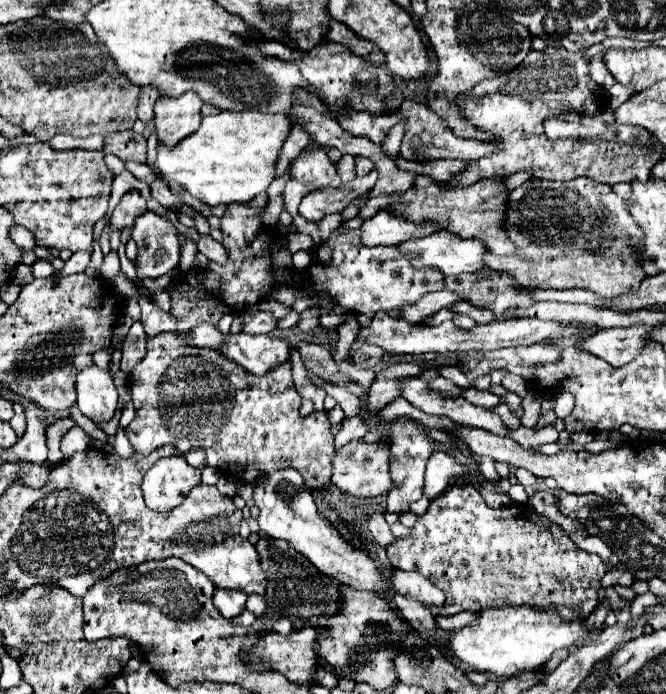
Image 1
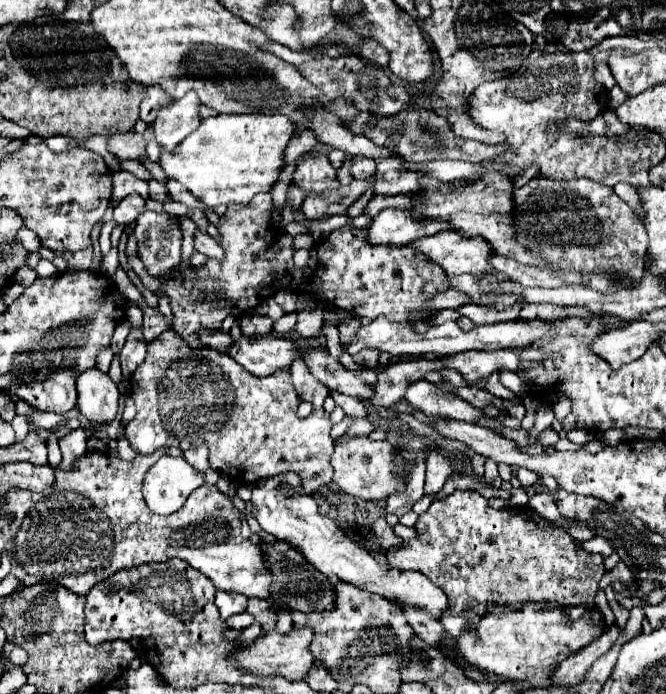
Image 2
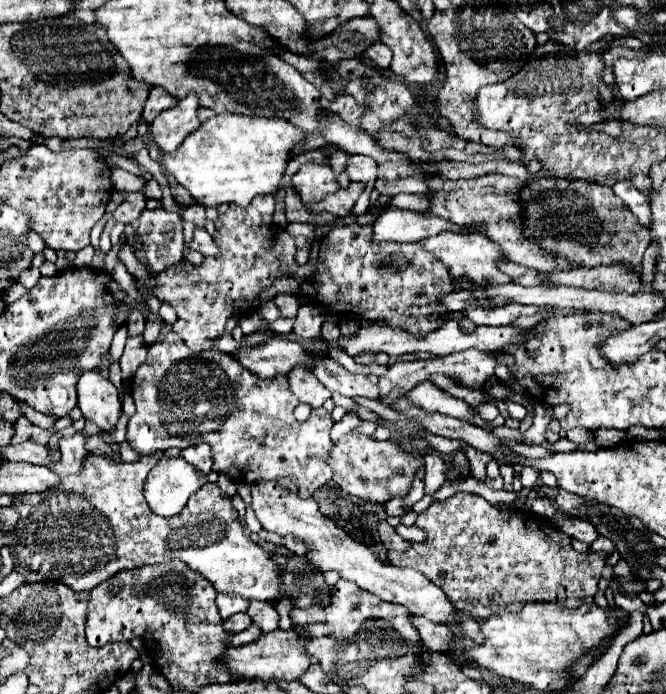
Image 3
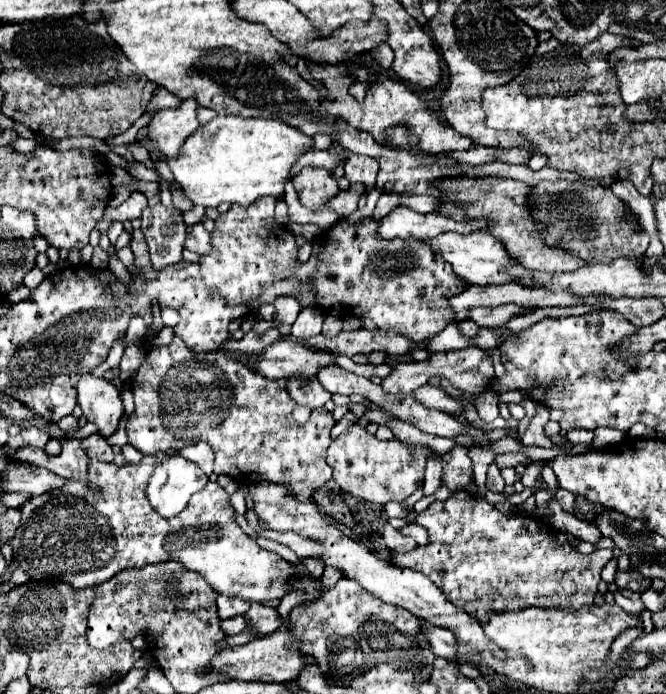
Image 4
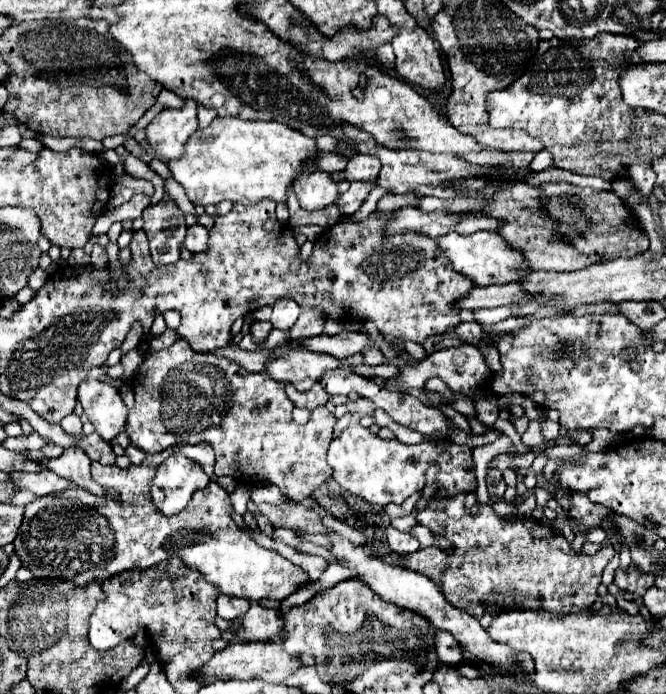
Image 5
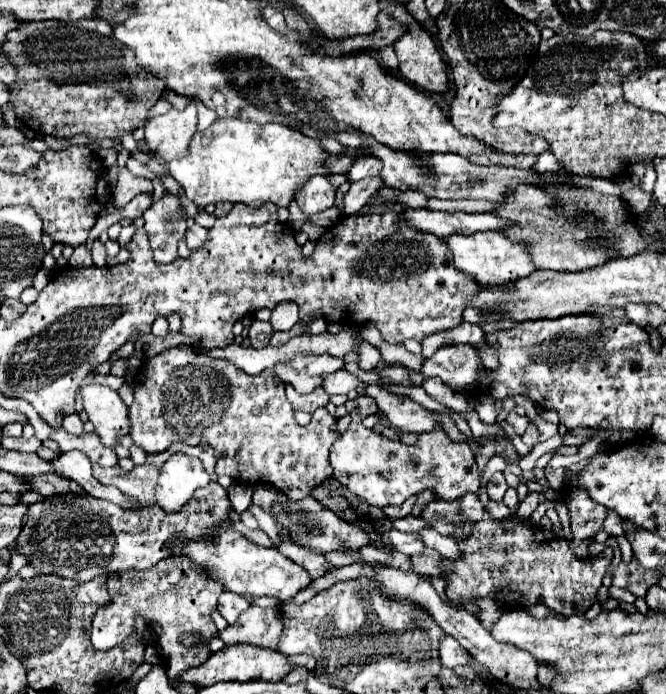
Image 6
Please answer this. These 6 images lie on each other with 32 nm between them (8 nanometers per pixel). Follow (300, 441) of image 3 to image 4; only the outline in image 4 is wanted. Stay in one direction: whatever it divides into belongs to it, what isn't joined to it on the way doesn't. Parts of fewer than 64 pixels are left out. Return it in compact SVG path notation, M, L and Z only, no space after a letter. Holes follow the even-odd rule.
M174 336L170 346L148 352L144 364L136 372L132 392L136 408L128 416L126 432L128 442L142 454L156 454L160 450L208 442L216 454L214 472L218 476L228 474L242 484L266 480L288 486L288 492L300 500L310 500L312 492L332 478L332 468L326 464L326 450L330 446L330 430L336 420L328 410L318 408L305 424L296 424L292 418L294 400L286 392L286 380L268 380L220 352L196 354L188 350L178 336ZM178 378L184 378L184 384L178 382ZM168 416L174 422L172 426L168 426Z

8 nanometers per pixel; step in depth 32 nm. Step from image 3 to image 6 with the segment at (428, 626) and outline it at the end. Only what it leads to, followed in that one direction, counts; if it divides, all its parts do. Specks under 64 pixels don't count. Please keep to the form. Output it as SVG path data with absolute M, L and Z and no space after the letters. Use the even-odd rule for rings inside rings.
M446 636L444 640L440 640L440 662L446 668L454 666L470 668L470 654L452 636Z

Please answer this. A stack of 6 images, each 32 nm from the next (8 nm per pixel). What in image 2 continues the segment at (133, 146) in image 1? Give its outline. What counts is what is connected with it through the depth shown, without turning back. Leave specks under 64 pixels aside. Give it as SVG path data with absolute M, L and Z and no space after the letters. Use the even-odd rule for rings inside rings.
M114 134L112 136L112 144L110 144L110 152L118 158L134 158L138 160L138 156L146 150L146 140L142 138L142 134Z

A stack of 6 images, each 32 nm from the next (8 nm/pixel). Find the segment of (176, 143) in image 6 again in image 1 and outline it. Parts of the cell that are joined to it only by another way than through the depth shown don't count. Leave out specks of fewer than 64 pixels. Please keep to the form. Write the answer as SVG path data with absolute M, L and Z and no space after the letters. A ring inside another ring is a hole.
M186 92L180 98L164 98L156 104L154 128L158 142L164 146L176 146L200 126L202 100L196 92Z

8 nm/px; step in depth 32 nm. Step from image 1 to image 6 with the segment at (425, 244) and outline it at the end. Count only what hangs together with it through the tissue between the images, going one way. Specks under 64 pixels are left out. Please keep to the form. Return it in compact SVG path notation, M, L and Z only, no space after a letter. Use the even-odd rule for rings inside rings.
M502 230L498 232L476 232L470 236L462 234L452 234L444 238L448 248L452 250L454 256L454 266L458 270L464 270L466 274L476 276L476 280L482 286L504 286L512 280L520 280L536 270L530 254L528 254L528 244L524 242L514 242L510 240Z

